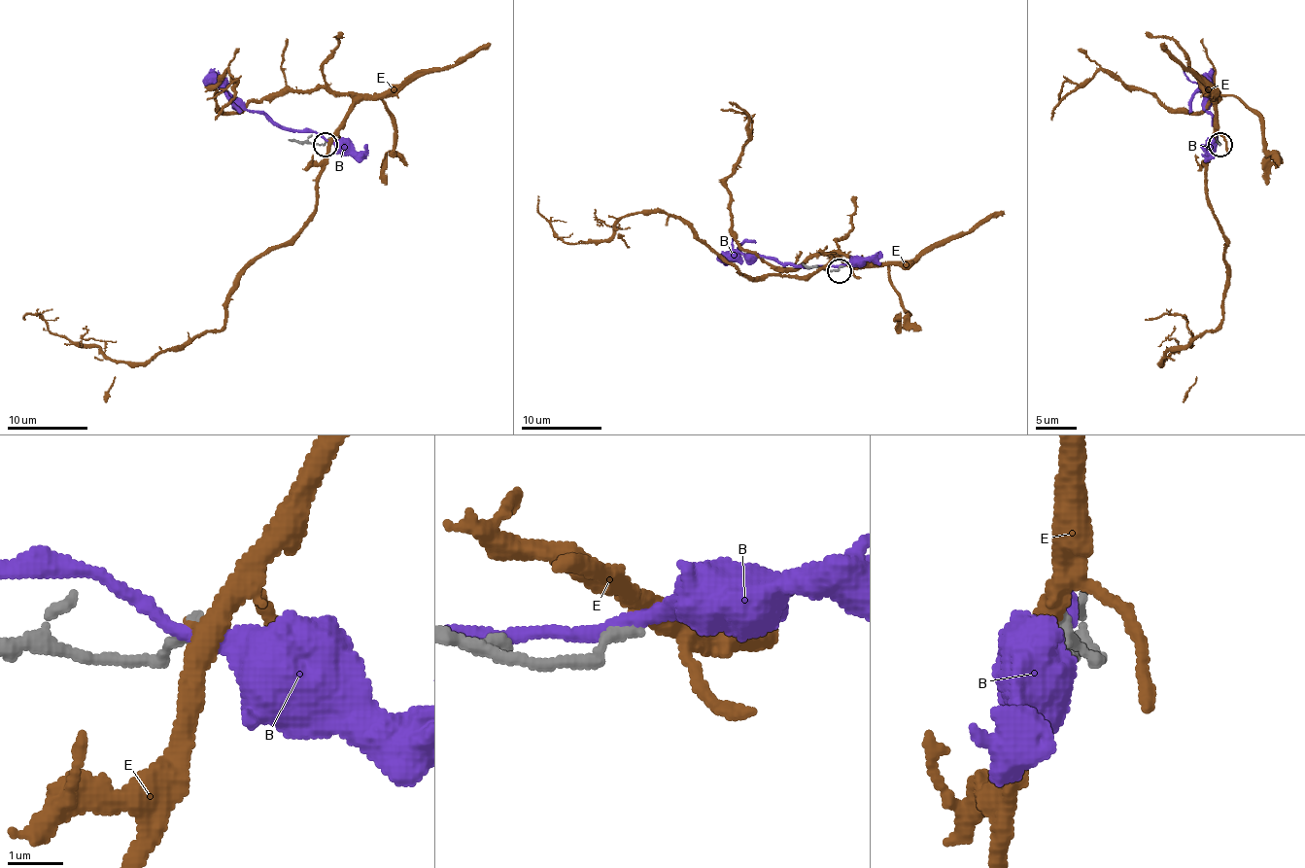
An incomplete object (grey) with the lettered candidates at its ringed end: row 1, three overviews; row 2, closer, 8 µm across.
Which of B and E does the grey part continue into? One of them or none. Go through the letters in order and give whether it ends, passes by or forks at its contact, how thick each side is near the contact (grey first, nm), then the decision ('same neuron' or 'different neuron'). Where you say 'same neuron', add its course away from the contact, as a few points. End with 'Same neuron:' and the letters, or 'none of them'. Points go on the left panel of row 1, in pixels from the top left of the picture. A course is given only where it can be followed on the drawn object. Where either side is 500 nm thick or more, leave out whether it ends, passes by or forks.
B: it passes by; calibres 280 and 260 nm; different neuron
E: it passes by; calibres 260 and 340 nm; different neuron
Same neuron: none of them

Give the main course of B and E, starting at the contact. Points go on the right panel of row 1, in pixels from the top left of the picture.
B: (1214, 141), (1214, 119), (1206, 110), (1204, 92), (1184, 70)
E: (1214, 138), (1206, 171), (1226, 239), (1222, 323), (1161, 363), (1191, 332), (1180, 314), (1146, 320)

